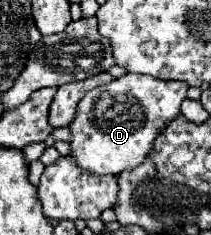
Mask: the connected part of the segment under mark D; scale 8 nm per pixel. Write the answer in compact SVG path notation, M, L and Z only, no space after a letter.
M124 74L112 82L92 88L78 102L74 120L70 122L70 156L90 174L118 174L136 168L150 152L158 132L180 114L180 104L188 92L188 84L180 80L158 80L146 74Z

